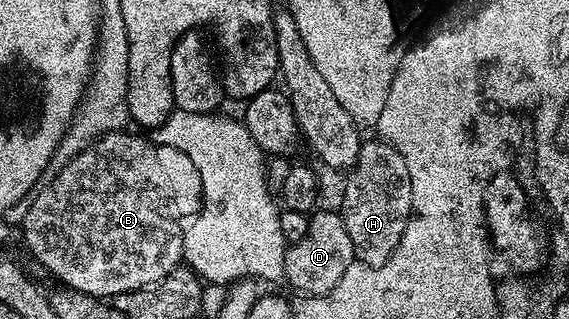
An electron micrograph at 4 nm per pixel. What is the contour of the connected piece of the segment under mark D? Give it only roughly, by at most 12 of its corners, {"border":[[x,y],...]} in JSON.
{"border":[[318,209],[285,252],[284,281],[329,294],[354,261],[336,209]]}

